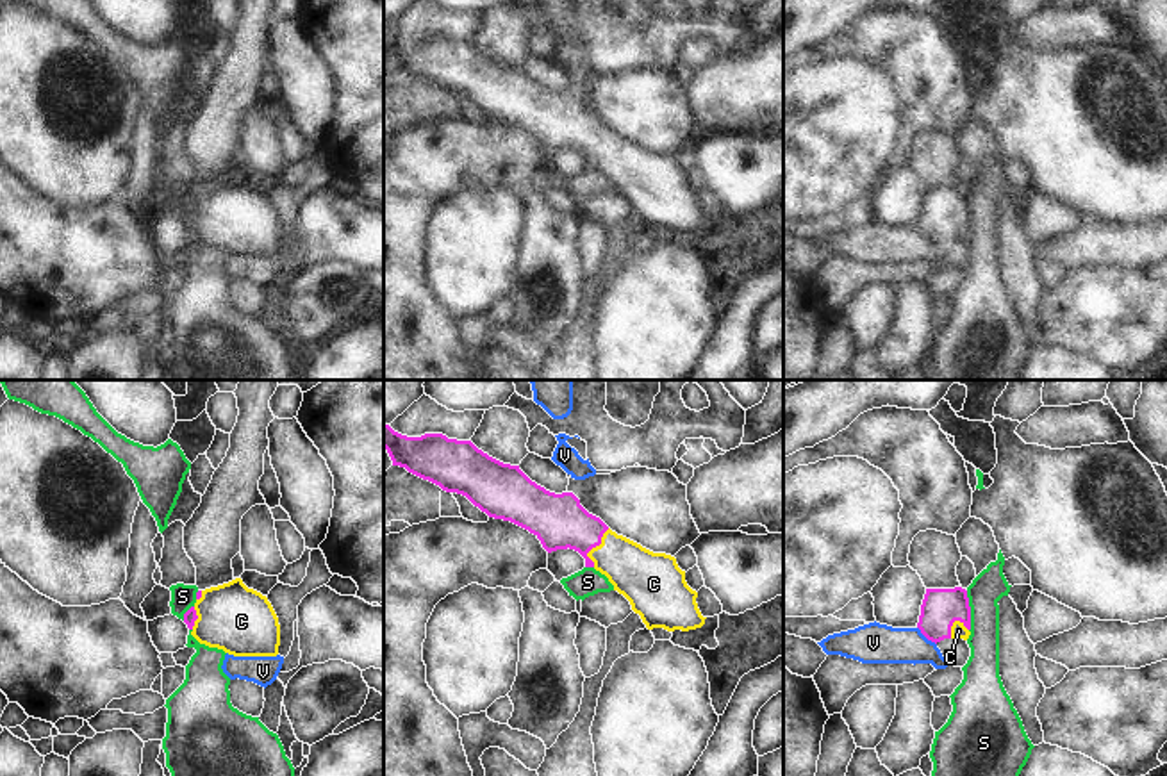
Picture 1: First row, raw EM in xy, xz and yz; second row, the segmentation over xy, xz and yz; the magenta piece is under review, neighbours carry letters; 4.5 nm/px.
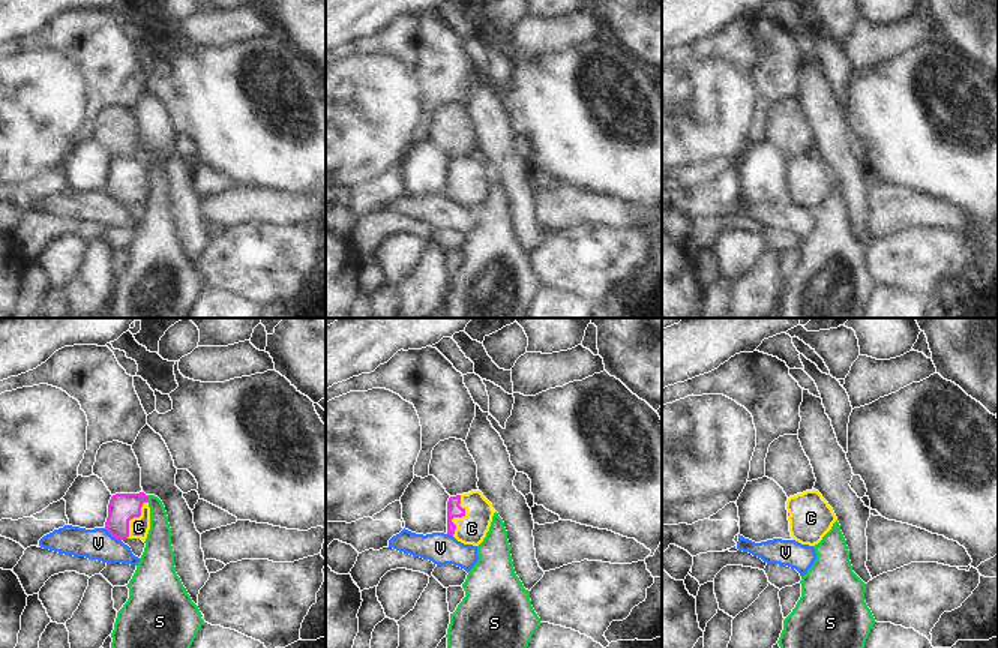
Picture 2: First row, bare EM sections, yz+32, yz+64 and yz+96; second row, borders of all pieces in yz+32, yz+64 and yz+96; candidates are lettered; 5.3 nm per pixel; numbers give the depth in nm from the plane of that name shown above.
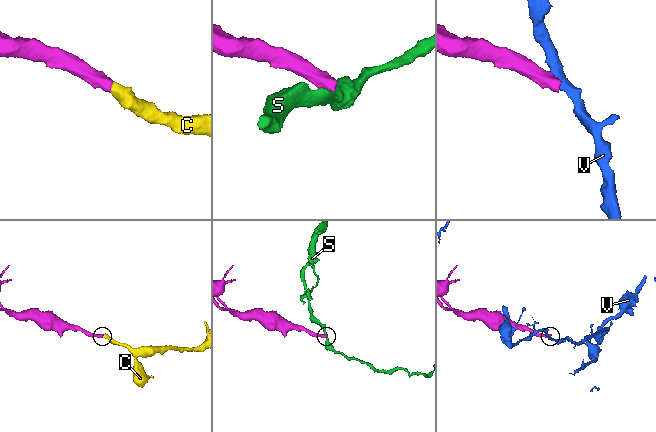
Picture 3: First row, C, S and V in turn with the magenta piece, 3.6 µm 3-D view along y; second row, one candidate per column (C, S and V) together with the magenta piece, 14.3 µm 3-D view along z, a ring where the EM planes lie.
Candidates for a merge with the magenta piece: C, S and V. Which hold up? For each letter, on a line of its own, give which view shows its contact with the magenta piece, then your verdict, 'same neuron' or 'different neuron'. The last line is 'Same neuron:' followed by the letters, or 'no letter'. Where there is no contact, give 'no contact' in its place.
C: meets magenta in xz; same neuron
S: meets magenta in yz; different neuron
V: meets magenta in yz; different neuron
Same neuron: C

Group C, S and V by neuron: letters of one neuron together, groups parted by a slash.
C / S / V

